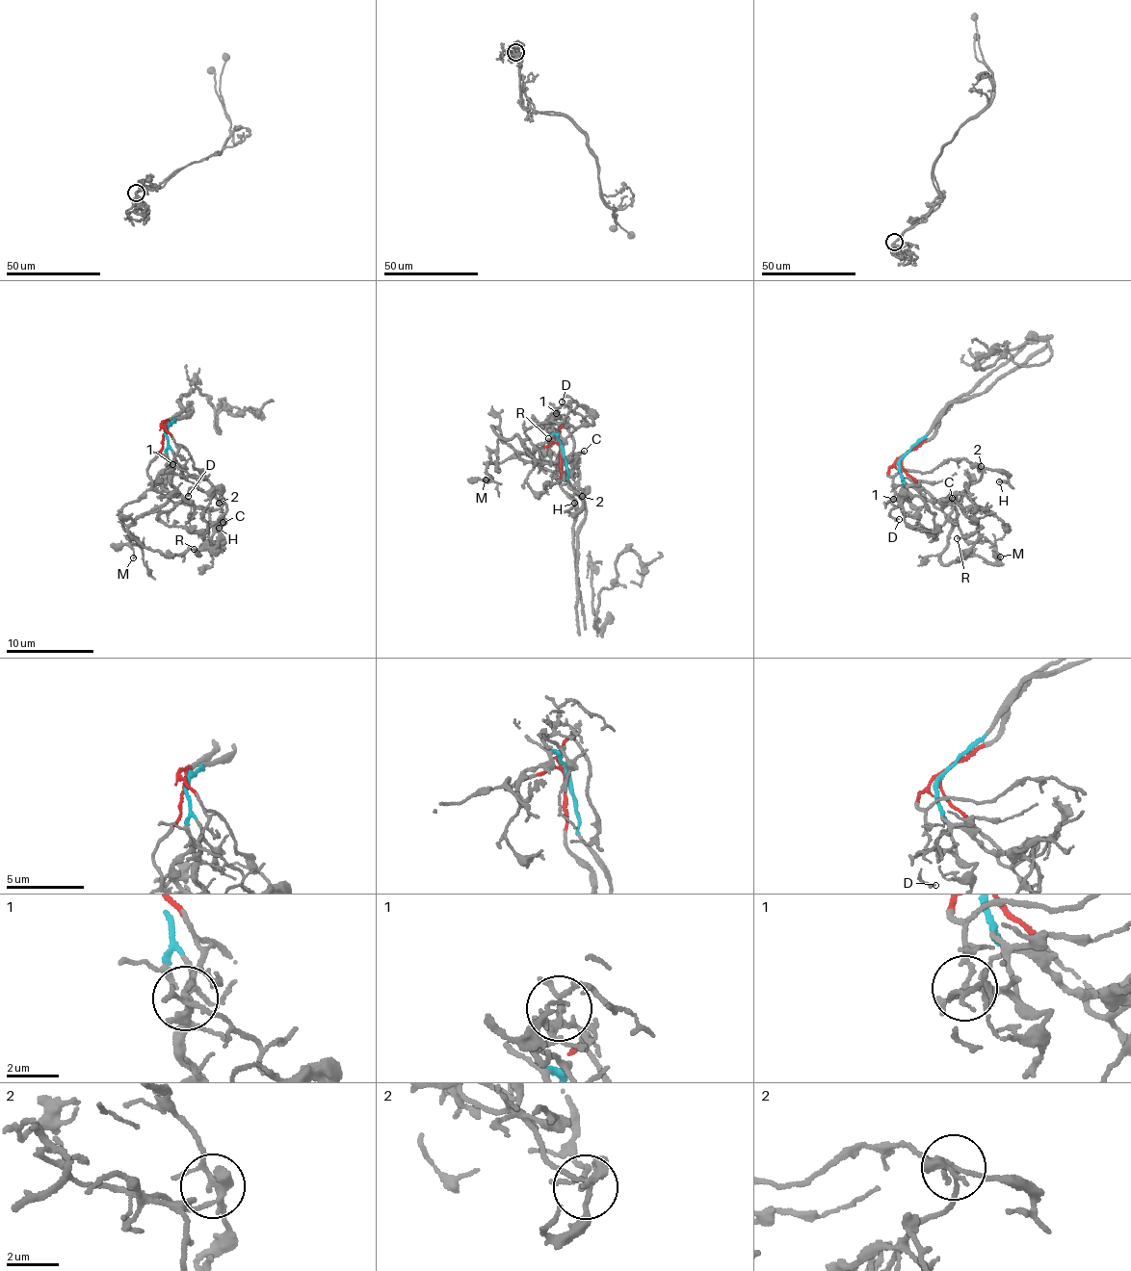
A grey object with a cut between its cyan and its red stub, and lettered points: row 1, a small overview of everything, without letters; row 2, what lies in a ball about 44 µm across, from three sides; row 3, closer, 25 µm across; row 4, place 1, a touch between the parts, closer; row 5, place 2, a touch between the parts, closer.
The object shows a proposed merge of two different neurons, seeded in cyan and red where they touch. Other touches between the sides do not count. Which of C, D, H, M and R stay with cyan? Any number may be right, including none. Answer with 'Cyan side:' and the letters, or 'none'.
Cyan side: C, R

